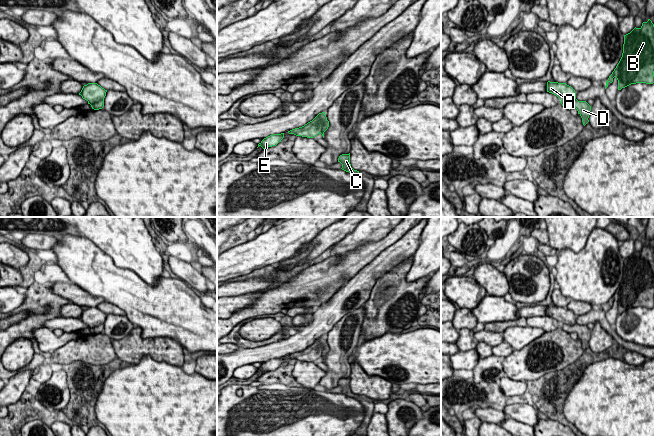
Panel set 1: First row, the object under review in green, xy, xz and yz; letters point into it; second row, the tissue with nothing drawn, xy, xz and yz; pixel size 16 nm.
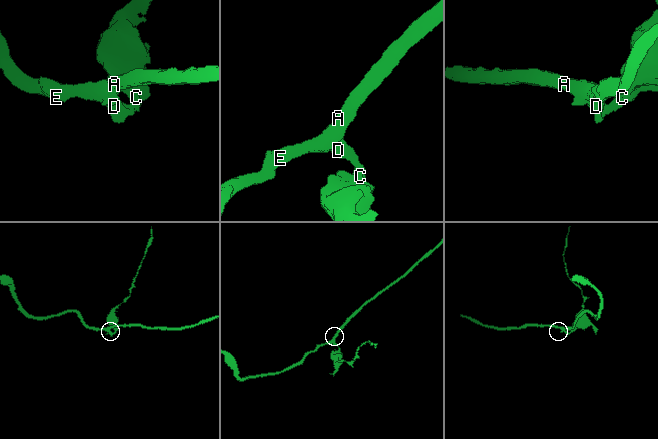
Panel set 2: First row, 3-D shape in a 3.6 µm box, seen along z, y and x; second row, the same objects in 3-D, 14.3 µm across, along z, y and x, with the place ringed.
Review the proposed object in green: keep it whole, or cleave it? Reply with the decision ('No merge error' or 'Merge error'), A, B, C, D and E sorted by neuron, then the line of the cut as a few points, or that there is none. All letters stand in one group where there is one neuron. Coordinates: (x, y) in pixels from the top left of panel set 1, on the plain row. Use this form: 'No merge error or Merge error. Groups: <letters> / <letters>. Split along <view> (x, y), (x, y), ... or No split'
Merge error. Groups: A E / B C D. Split along xz (316, 340), (322, 344), (322, 354), (320, 356)

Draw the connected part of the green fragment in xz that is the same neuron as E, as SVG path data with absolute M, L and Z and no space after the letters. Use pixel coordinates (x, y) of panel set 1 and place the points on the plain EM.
M284 357L281 358L273 358L266 362L264 362L259 368L258 371L261 370L263 373L276 370L281 364L284 362Z

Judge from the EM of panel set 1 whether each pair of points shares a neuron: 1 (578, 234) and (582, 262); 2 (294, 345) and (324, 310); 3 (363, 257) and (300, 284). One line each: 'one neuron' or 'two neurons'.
1: two neurons
2: one neuron
3: one neuron

